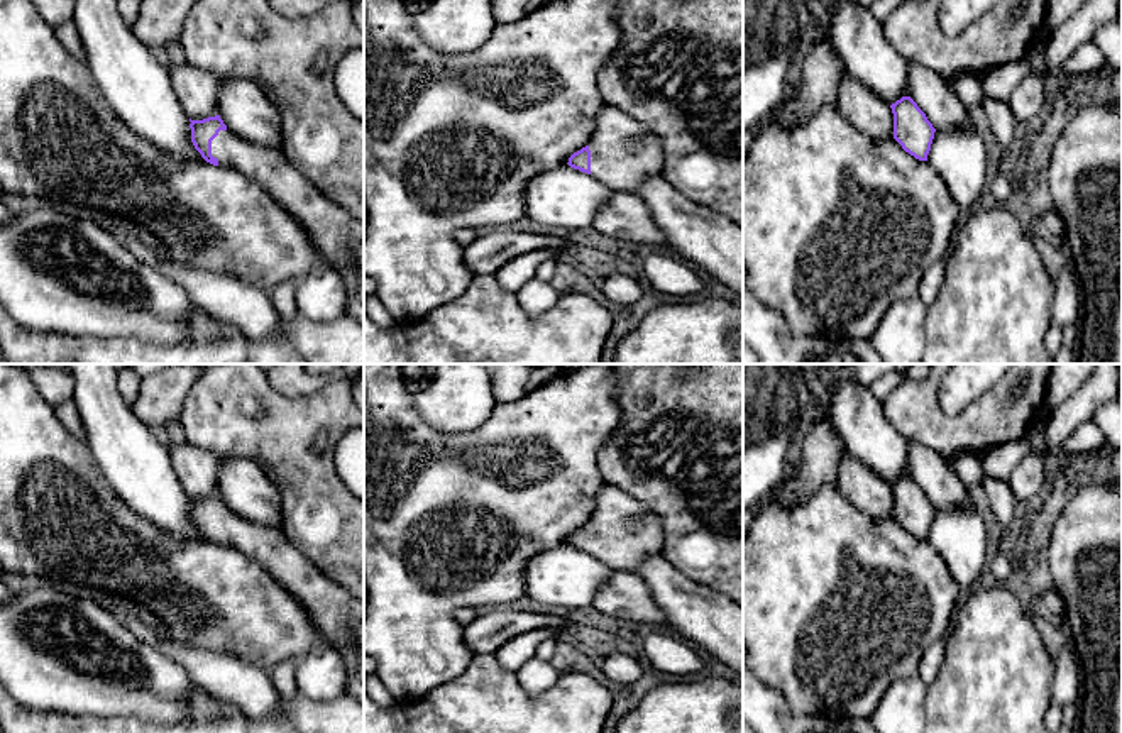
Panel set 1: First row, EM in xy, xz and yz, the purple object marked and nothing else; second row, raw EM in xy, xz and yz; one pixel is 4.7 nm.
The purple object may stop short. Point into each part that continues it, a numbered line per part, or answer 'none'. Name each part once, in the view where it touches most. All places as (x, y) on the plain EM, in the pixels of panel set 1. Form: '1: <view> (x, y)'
1: xy (337, 615)

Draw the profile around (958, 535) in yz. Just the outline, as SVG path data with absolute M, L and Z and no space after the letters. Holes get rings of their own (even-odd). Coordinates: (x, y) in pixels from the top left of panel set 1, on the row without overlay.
M975 506L936 508L927 542L944 559L960 591L971 594L987 581L988 535L985 521Z

